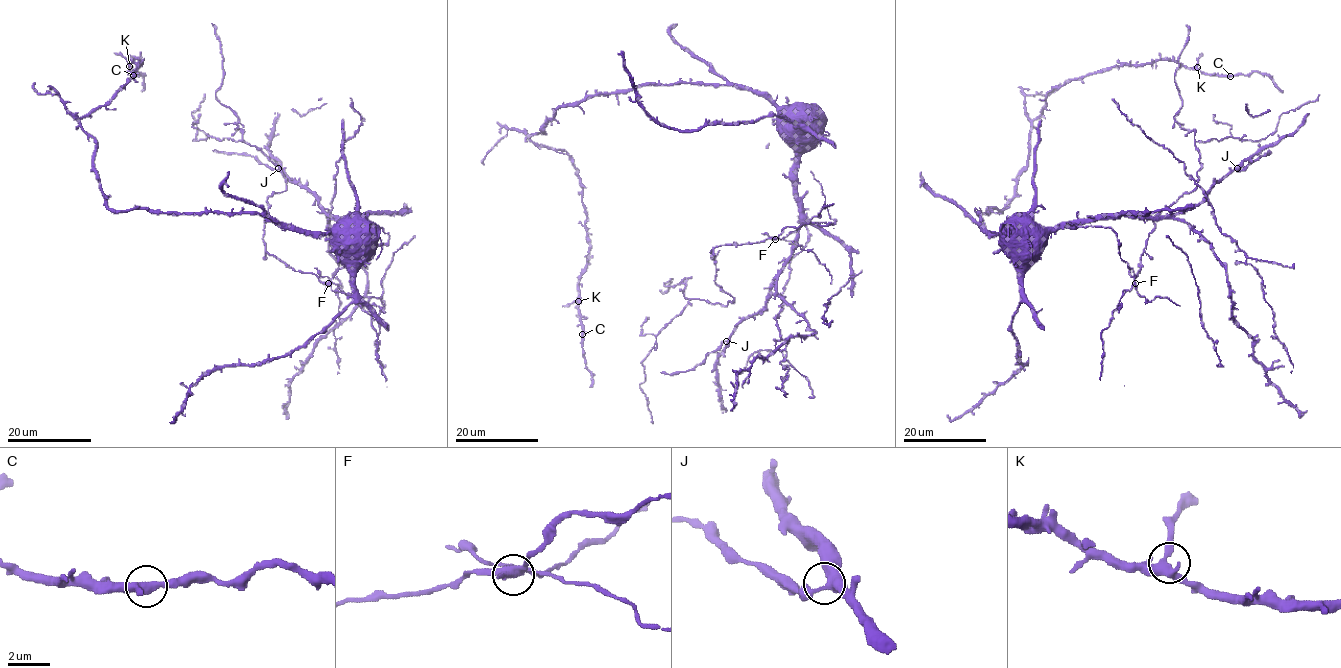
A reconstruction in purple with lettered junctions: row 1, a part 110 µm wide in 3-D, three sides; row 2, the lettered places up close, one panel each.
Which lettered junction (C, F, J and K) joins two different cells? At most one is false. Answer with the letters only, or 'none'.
F

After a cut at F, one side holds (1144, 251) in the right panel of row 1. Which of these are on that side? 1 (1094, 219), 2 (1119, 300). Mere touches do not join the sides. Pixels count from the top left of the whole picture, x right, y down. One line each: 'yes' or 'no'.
1: yes
2: yes

